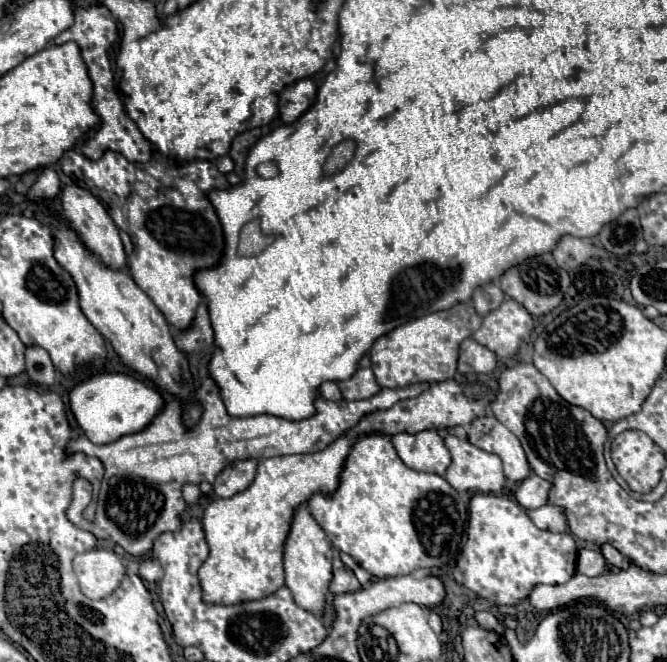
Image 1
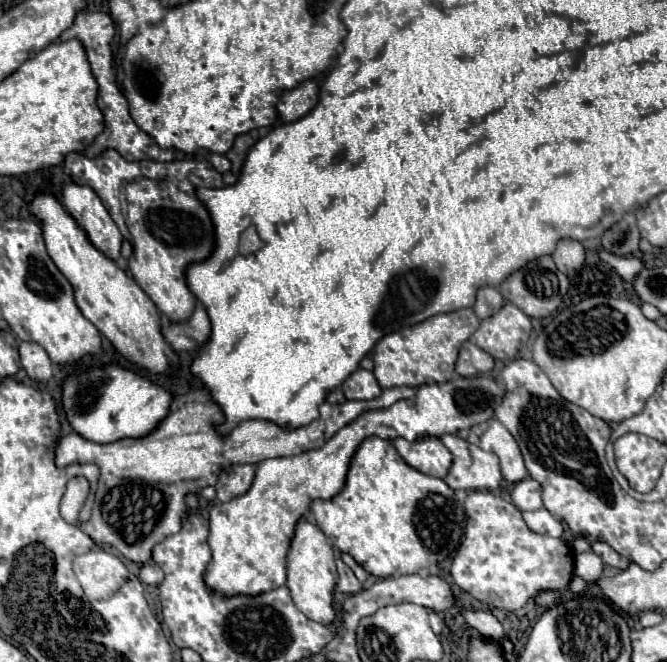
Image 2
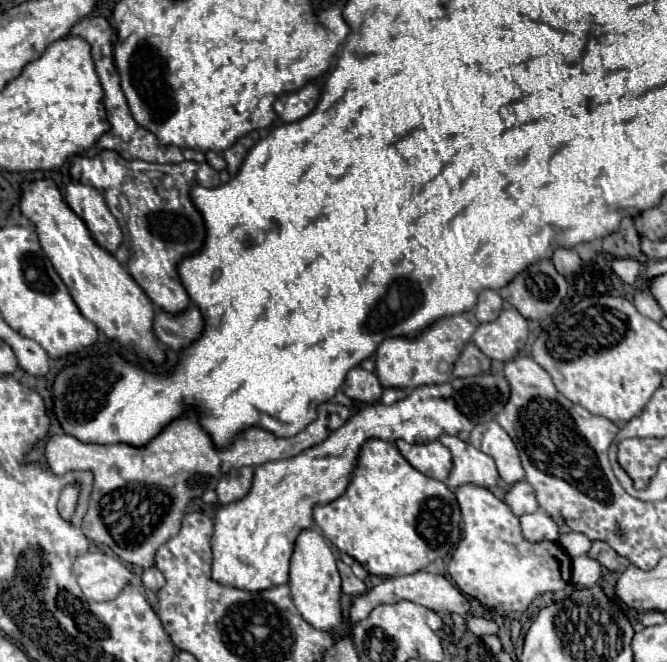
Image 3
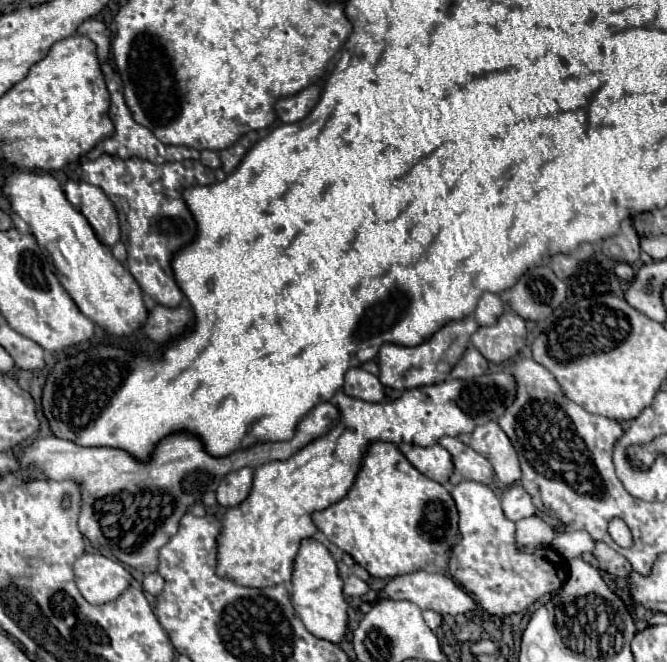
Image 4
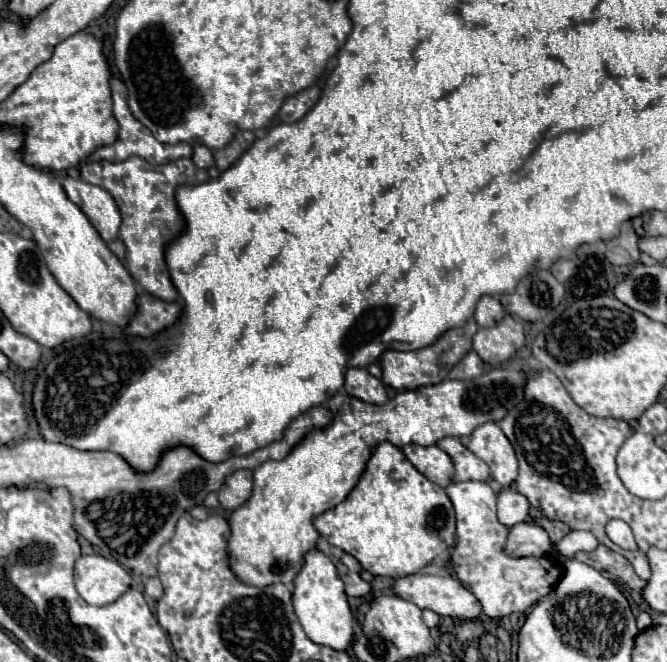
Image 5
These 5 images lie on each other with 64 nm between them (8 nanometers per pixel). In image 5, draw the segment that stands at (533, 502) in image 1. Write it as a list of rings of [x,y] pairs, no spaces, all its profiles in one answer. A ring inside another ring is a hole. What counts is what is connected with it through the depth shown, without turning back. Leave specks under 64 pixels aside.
[[[508,488],[498,494],[498,520],[506,526],[514,526],[518,522],[528,520],[530,516],[530,502],[526,502],[524,494],[518,490]]]

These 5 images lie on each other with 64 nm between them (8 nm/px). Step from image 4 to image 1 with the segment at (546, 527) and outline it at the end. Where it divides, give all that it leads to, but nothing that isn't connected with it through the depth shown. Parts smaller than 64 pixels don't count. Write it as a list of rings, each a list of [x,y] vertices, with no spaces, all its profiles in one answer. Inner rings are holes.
[[[546,504],[542,508],[530,510],[528,516],[542,530],[552,530],[552,532],[564,532],[566,530],[566,514],[562,514],[562,510],[558,510],[558,506]]]

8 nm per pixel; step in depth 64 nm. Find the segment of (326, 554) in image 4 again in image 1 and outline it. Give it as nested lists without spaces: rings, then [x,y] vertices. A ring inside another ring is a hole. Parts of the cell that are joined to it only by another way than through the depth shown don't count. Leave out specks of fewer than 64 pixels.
[[[304,504],[296,508],[292,528],[284,542],[284,574],[286,574],[286,586],[290,588],[294,602],[308,612],[320,614],[332,578],[332,546],[326,540],[324,530],[318,526],[318,522],[312,518],[312,514]]]

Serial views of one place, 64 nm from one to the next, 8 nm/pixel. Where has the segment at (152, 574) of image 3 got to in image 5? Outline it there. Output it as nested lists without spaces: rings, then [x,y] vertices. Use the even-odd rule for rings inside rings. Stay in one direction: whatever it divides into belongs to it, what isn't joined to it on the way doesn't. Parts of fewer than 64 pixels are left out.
[[[148,578],[144,582],[144,592],[152,598],[152,600],[158,600],[162,596],[162,582],[160,578]]]

